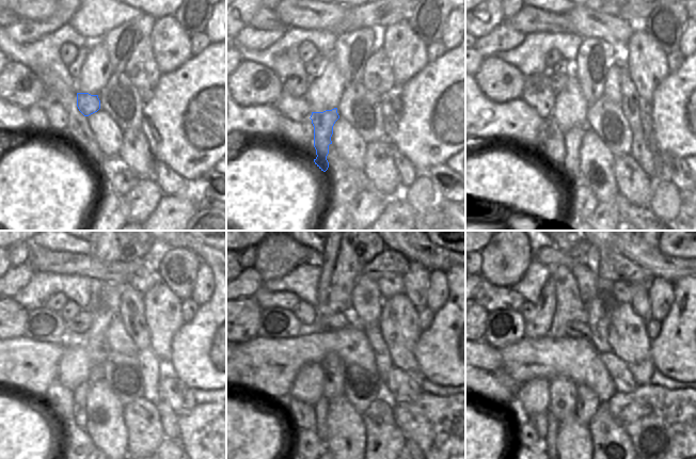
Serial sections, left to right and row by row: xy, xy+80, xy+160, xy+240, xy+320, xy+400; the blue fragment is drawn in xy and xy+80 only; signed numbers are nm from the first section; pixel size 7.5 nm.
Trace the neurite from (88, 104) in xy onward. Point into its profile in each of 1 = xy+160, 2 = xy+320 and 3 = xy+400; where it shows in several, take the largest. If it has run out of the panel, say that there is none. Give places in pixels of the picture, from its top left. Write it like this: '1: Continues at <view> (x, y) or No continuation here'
1: Continues at xy+160 (572, 137)
2: Continues at xy+320 (321, 407)
3: Continues at xy+400 (551, 438)

